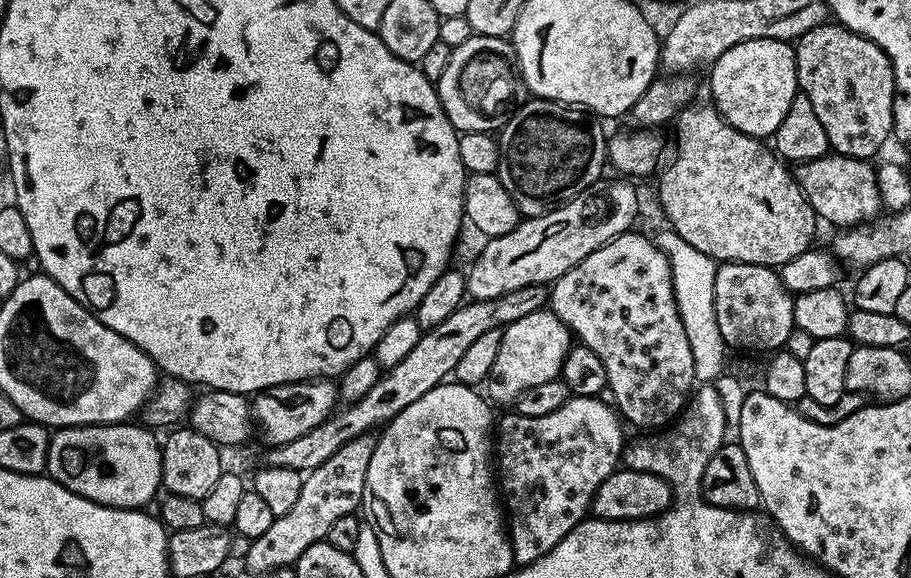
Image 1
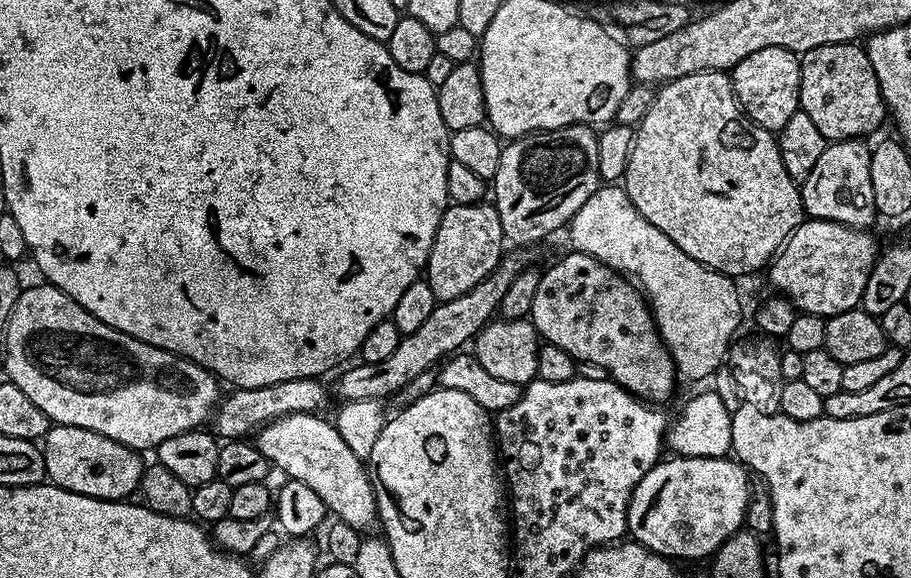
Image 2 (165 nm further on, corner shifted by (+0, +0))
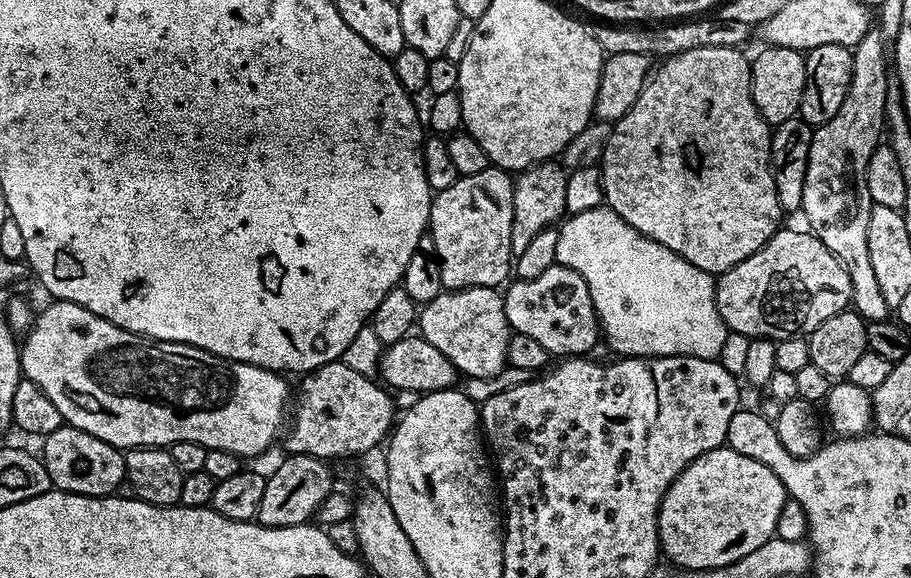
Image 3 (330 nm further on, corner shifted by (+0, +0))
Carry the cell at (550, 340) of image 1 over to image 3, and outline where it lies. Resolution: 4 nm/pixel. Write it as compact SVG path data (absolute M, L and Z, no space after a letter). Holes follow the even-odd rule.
M458 288L445 290L434 302L423 305L418 312L418 332L430 346L438 346L456 367L457 373L468 378L490 378L503 372L508 361L510 329L504 313L504 298L496 288Z

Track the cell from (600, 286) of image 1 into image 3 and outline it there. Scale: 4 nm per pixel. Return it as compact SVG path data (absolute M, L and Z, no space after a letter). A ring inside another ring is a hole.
M555 263L550 266L550 270L529 280L513 279L507 288L508 292L503 293L504 313L508 319L508 327L513 333L521 332L527 337L534 338L539 345L545 347L549 357L552 358L580 358L591 353L588 351L595 346L596 336L598 340L602 329L597 321L596 312L592 308L590 290L582 274L578 274L573 268Z

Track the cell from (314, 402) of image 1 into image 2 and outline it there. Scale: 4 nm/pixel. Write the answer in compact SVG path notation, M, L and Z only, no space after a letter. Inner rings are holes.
M501 266L497 268L491 276L487 276L480 284L474 285L466 294L453 300L437 303L430 318L426 318L426 322L422 322L422 326L418 326L418 330L407 333L401 339L398 350L394 350L394 354L390 354L390 358L377 364L356 362L348 366L353 366L353 368L345 367L339 373L339 375L341 374L340 381L336 384L336 392L341 396L340 400L344 402L352 400L379 401L383 398L382 396L390 396L399 388L406 388L417 376L425 375L431 364L439 365L445 358L453 355L457 350L463 349L460 347L472 335L473 339L497 315L502 298L516 274L515 267Z

